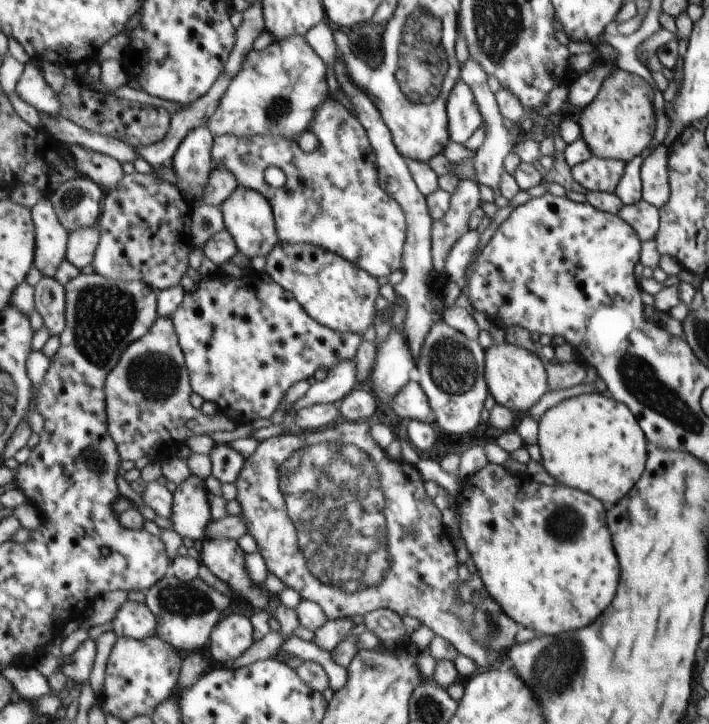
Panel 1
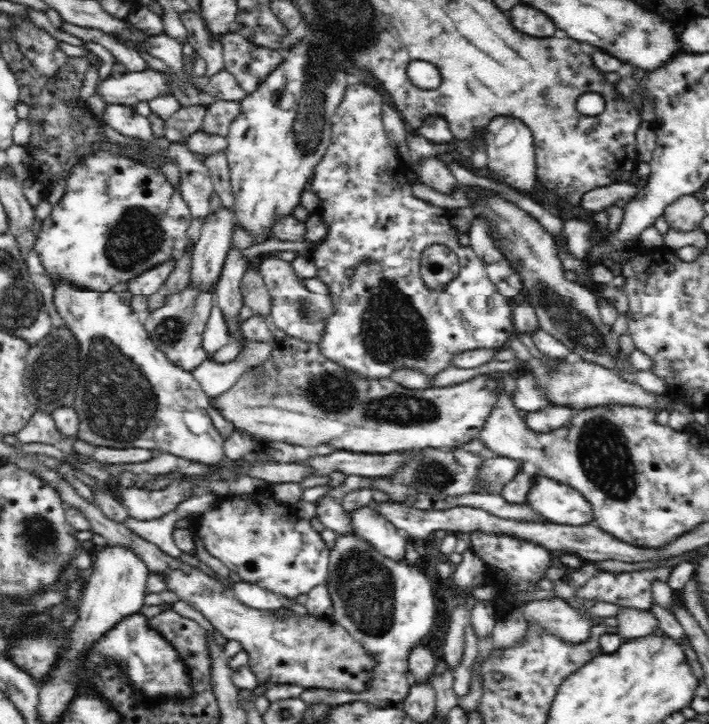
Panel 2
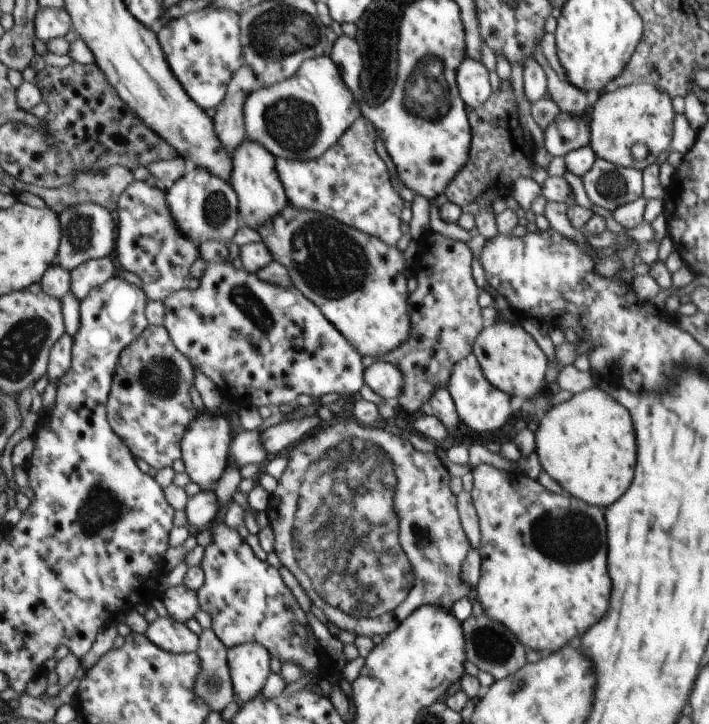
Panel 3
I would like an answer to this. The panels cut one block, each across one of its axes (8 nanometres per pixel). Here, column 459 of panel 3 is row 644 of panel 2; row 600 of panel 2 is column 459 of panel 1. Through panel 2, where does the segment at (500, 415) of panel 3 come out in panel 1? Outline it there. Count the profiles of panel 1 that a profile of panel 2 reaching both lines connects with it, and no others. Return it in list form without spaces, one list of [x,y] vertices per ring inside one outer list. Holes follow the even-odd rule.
[[[440,319],[425,334],[415,367],[419,373],[417,384],[429,400],[431,422],[438,432],[465,434],[479,424],[487,388],[483,382],[483,349],[475,340],[468,340]]]

